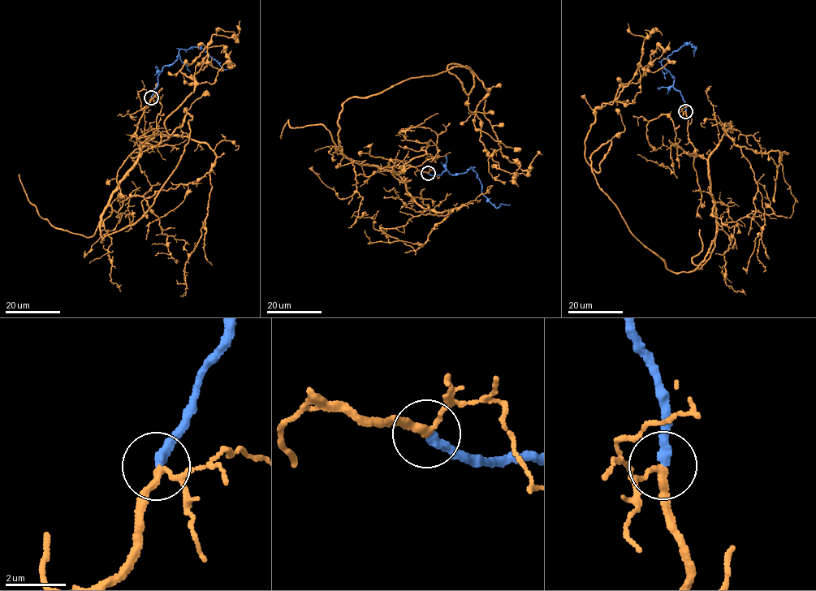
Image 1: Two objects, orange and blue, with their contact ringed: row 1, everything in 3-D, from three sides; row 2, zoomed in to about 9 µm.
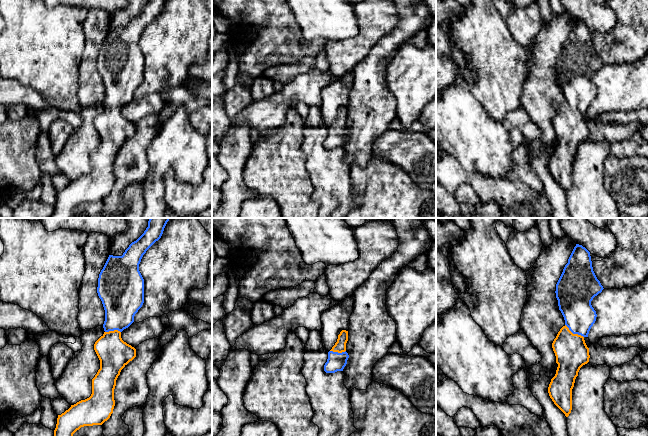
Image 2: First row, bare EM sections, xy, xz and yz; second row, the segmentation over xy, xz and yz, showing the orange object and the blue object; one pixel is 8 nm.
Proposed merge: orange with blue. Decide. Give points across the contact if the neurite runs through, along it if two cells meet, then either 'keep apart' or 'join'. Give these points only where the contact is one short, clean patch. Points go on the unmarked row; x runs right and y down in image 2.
way yz (571, 127), (574, 110), (574, 79); join

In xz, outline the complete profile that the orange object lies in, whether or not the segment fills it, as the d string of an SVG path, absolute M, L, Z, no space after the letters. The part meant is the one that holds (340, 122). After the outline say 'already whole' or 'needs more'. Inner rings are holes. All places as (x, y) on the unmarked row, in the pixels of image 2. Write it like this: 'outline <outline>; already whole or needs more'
outline M342 106L338 111L337 118L328 128L328 135L324 141L324 147L326 149L335 149L337 147L343 147L349 134L346 128L346 119L348 117L348 107Z; needs more

